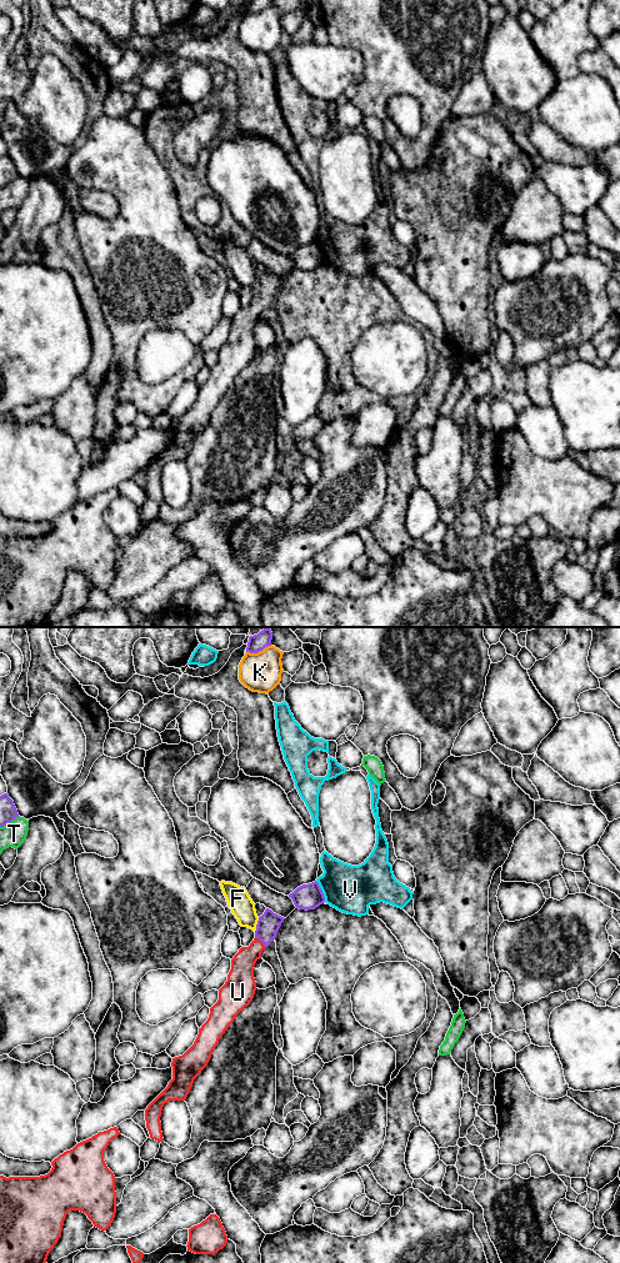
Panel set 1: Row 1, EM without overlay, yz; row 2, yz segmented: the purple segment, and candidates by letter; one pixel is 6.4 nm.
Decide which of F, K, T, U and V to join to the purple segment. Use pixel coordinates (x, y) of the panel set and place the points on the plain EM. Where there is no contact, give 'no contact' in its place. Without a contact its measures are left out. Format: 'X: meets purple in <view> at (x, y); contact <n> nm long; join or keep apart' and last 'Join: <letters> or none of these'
F: meets purple in yz at (256, 285); contact 100 nm long; keep apart
K: meets purple in yz at (258, 11); contact 170 nm long; keep apart
T: meets purple in yz at (9, 183); contact 150 nm long; keep apart
U: meets purple in yz at (261, 301); contact 100 nm long; join
V: meets purple in yz at (321, 251); contact 150 nm long; keep apart
Join: U

